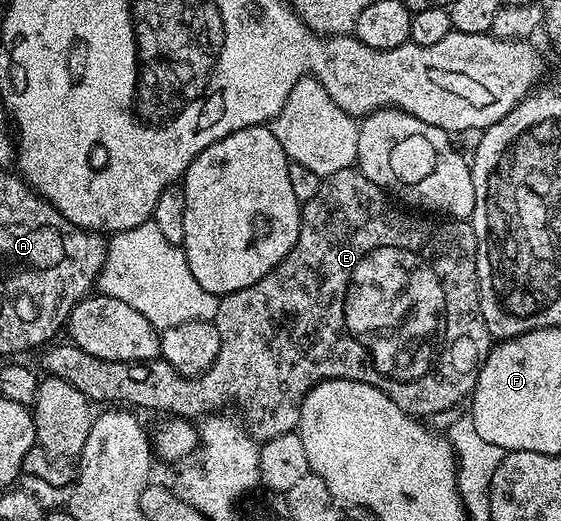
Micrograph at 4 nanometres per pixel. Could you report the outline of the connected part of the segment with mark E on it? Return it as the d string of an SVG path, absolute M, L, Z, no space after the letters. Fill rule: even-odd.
M352 166L345 170L337 170L337 174L329 174L322 177L317 186L317 194L313 194L313 198L309 198L302 205L299 218L299 233L293 250L289 250L286 258L272 272L261 277L253 286L245 286L241 290L230 292L228 296L219 297L220 313L226 316L227 312L227 332L225 328L225 331L219 337L217 358L204 372L199 373L196 377L182 376L178 370L173 366L169 366L166 360L162 358L144 361L106 360L105 358L97 358L97 354L85 354L85 350L81 350L76 344L70 342L64 342L64 344L55 342L46 349L48 352L43 356L44 369L42 371L48 376L56 376L65 382L69 382L69 386L77 386L77 390L81 390L81 394L85 394L87 400L94 402L96 405L103 404L99 406L130 406L135 410L152 408L155 412L167 412L163 414L174 414L179 418L196 418L195 416L206 418L212 414L219 414L224 410L230 409L227 408L230 404L236 404L240 412L238 412L238 415L241 417L248 433L256 442L272 440L286 432L296 431L299 426L301 402L305 398L305 394L309 394L309 390L313 390L313 386L317 386L326 380L356 380L362 384L373 386L377 390L384 392L407 415L416 418L427 418L423 416L435 416L438 412L447 412L454 404L459 404L462 400L464 403L471 393L475 391L475 383L479 377L479 366L483 363L484 356L493 347L493 338L485 326L485 318L481 314L481 302L479 301L477 238L475 237L473 226L468 221L452 220L450 218L438 220L428 218L423 214L410 216L409 213L402 212L402 210L407 210L402 207L399 207L400 209L394 208L394 206L399 207L388 199L382 188L379 188L373 182L369 182L369 178L365 178L365 174L359 171L358 167ZM379 250L399 250L401 252L401 260L395 260L395 262L393 260L379 260L379 258L373 256ZM353 292L361 292L361 306L367 306L367 310L371 310L375 314L383 314L383 316L381 318L373 318L367 312L365 312L365 316L361 312L347 312L347 310L361 310L357 306L353 306L353 308L349 306L349 300L351 300ZM391 336L399 338L399 350L395 350L397 356L393 356ZM429 362L433 362L433 366L437 366L437 370L427 378L425 368L427 368Z

